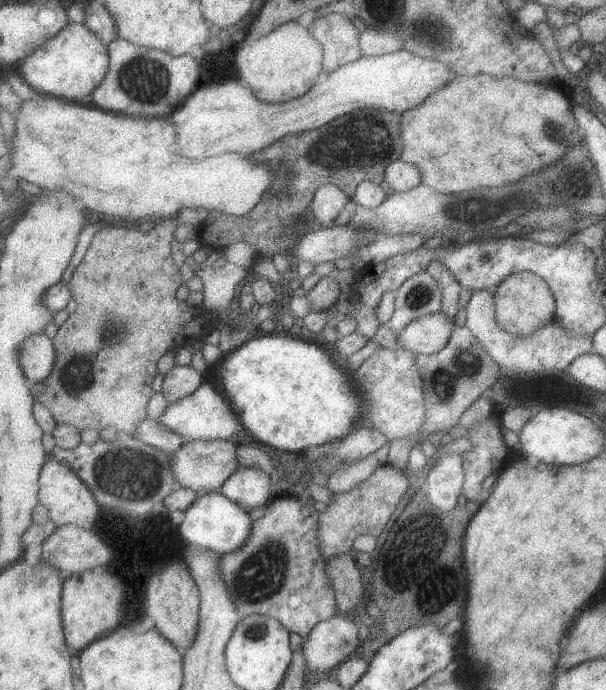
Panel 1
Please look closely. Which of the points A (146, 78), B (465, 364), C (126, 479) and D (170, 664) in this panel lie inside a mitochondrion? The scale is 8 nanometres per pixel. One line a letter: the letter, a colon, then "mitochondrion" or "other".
A: mitochondrion
B: mitochondrion
C: mitochondrion
D: other

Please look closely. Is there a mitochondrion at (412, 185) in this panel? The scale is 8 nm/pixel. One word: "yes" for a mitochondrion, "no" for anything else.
no

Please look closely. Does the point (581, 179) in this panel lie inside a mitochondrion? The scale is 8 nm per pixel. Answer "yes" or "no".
yes

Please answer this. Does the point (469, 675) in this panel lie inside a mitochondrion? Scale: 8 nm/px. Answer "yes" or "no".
no

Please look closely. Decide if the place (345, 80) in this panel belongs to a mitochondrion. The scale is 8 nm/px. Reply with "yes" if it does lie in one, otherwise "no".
no

